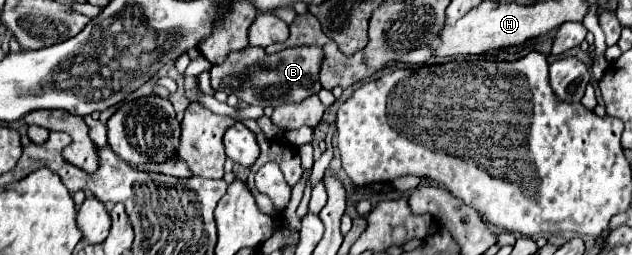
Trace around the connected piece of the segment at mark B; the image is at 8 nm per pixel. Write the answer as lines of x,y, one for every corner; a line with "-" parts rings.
247,47
243,51
231,53
225,63
213,65
211,85
213,89
221,89
227,95
235,93
247,105
259,107
279,107
285,103
301,103
309,95
317,95
323,87
319,81
323,61
321,47
293,47
283,49
275,55
267,55
261,47

